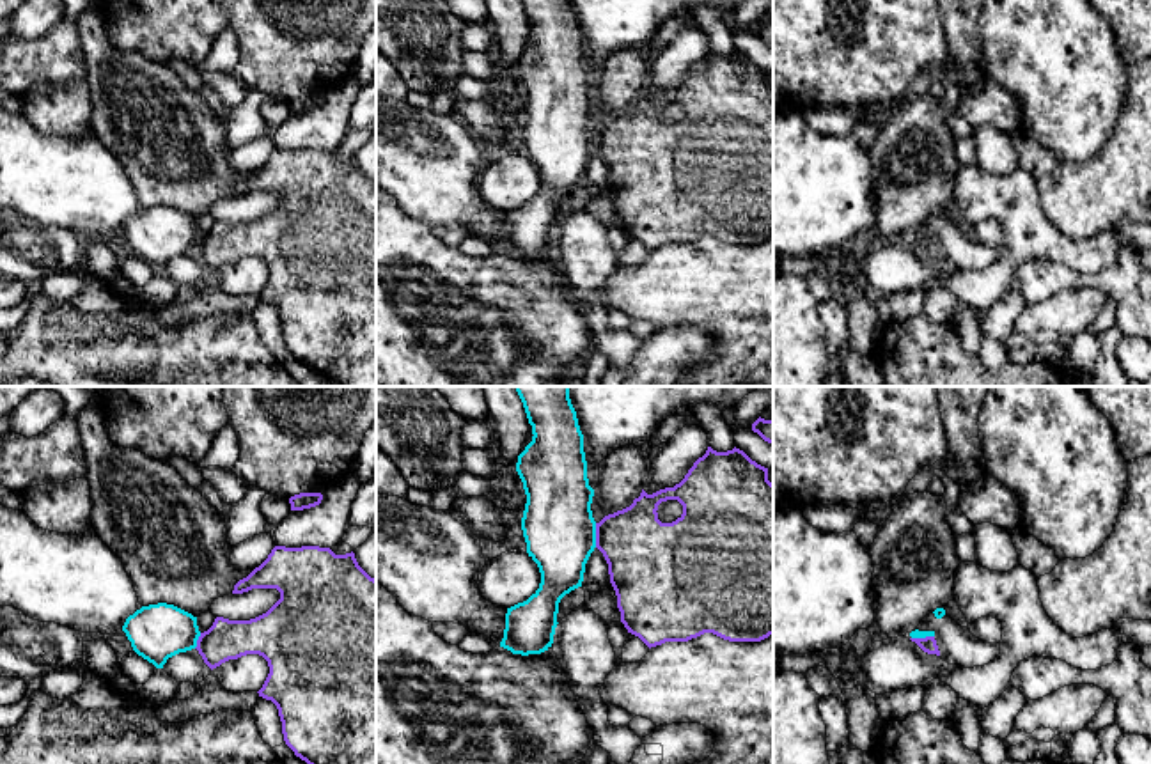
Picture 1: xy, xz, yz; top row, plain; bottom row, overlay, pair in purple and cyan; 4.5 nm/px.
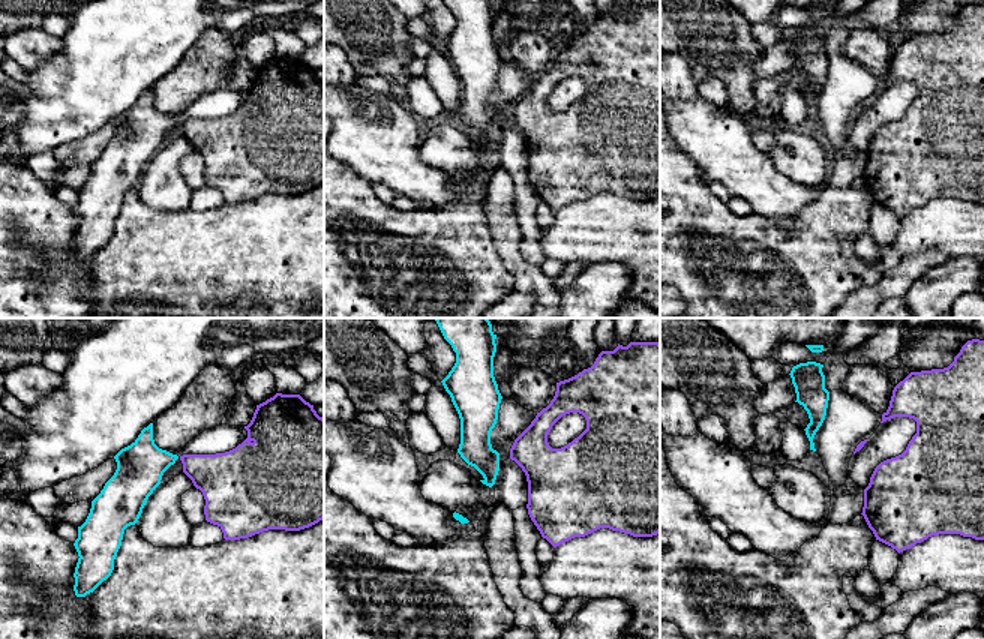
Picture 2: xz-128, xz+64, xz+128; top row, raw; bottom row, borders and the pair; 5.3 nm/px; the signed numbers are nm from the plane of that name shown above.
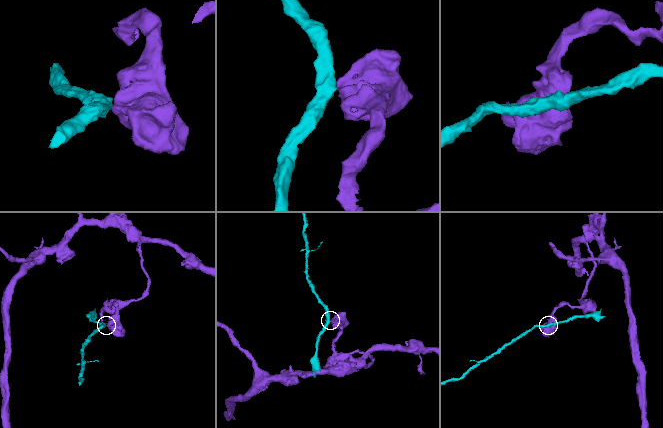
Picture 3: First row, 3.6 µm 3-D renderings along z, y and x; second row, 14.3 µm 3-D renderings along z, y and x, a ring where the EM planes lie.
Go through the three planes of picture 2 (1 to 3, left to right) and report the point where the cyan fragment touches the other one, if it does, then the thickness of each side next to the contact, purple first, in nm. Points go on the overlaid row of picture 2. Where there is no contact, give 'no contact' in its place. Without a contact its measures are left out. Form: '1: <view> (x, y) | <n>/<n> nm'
1: no contact
2: no contact
3: no contact

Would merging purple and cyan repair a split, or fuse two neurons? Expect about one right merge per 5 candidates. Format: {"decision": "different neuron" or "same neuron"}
{"decision": "different neuron"}

